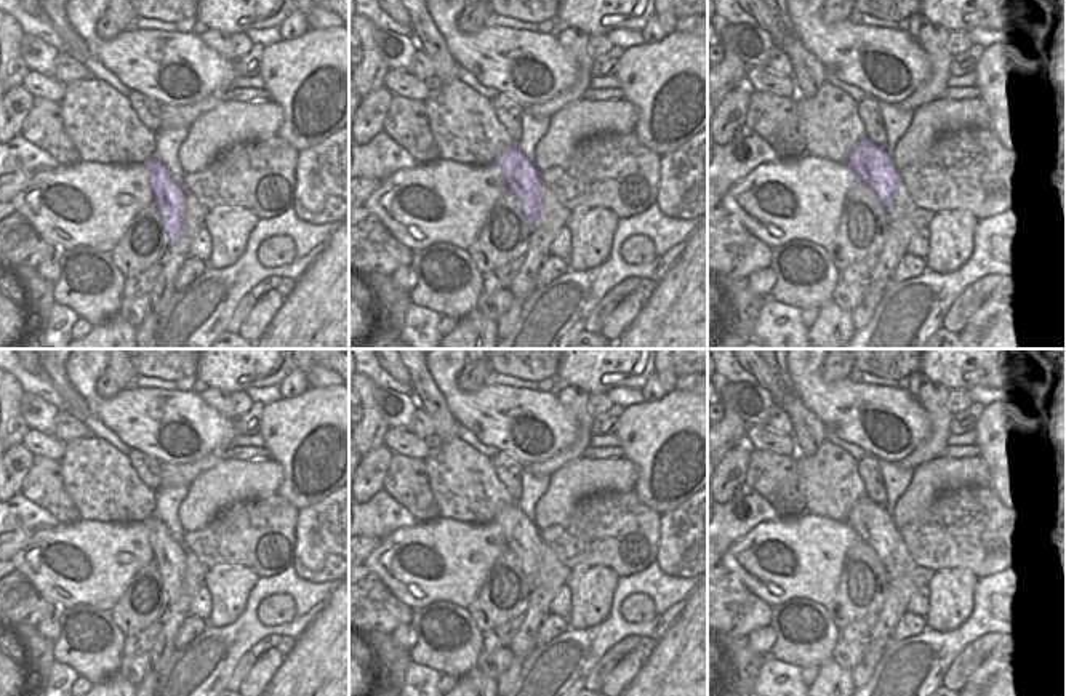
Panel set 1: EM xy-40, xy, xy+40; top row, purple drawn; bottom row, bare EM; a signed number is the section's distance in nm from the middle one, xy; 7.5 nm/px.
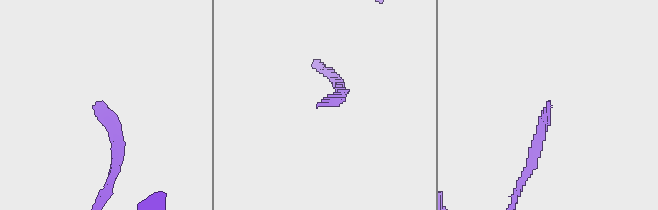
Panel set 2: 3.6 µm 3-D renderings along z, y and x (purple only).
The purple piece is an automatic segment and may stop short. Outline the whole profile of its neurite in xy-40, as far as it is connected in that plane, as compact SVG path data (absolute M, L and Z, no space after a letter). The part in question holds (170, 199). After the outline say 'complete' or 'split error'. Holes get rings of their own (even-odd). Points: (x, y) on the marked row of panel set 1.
M154 157L144 162L149 173L149 186L154 192L154 203L158 208L162 224L171 248L182 234L186 214L186 190L178 186L168 168Z; complete

